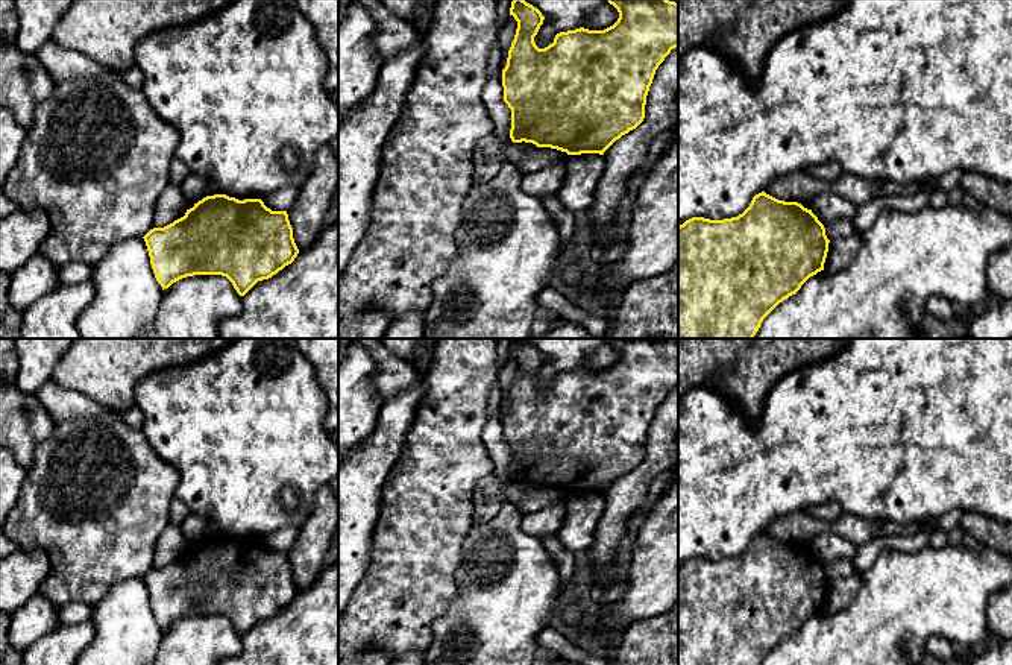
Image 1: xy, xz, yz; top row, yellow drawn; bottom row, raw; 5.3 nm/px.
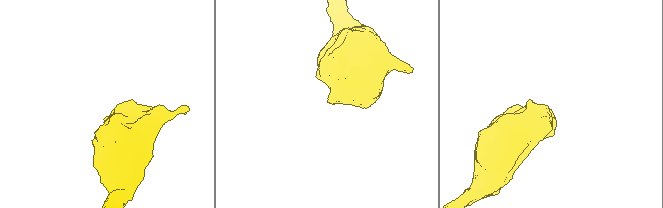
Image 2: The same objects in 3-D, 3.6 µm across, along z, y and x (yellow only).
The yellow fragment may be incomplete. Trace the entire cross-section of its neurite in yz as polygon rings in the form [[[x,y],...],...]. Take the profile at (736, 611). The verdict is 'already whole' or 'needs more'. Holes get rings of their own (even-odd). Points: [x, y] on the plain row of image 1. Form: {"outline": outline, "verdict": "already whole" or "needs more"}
{"outline": [[[756,534],[737,557],[692,557],[678,566],[678,665],[762,665],[763,659],[801,626],[824,610],[830,580],[824,565],[798,542]]], "verdict": "already whole"}

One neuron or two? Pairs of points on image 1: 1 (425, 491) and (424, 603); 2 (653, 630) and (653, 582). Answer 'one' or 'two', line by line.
1: one
2: two

